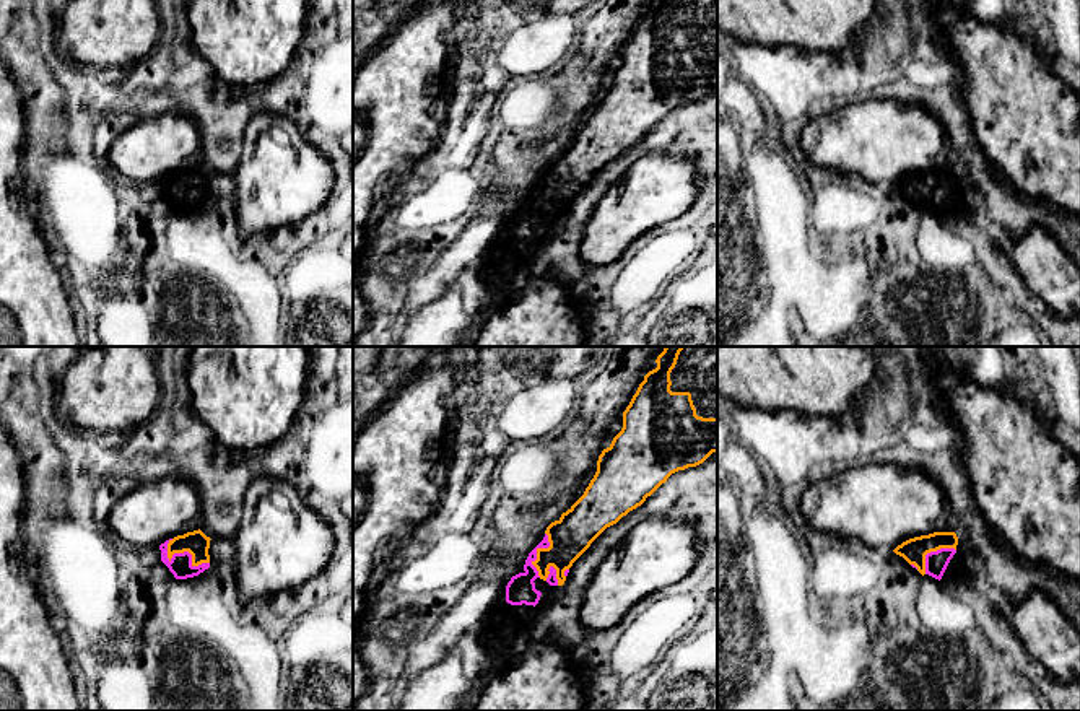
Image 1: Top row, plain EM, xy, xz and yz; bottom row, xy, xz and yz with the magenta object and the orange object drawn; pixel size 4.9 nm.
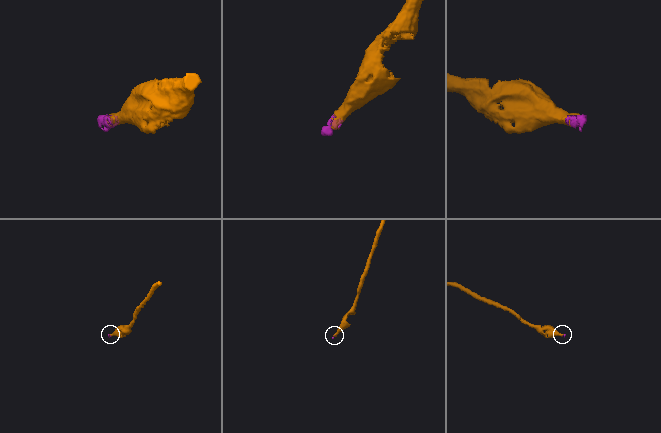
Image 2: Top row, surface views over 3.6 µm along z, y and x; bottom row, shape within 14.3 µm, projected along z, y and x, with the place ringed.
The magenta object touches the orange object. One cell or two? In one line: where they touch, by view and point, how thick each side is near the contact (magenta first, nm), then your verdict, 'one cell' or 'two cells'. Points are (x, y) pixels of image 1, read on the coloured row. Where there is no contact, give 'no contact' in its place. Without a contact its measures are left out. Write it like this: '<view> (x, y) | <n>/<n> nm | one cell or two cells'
xy (184, 552) | 110/120 nm | one cell

